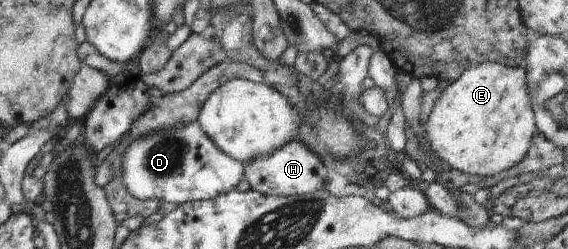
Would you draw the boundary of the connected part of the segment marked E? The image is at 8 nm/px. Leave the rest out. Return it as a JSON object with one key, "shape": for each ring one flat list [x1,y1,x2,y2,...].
{"shape":[[482,62,467,68,436,100,427,123,430,146,451,168,478,177,492,177,522,162,532,137,538,133,532,110,526,71,523,67,510,68,493,62]]}

